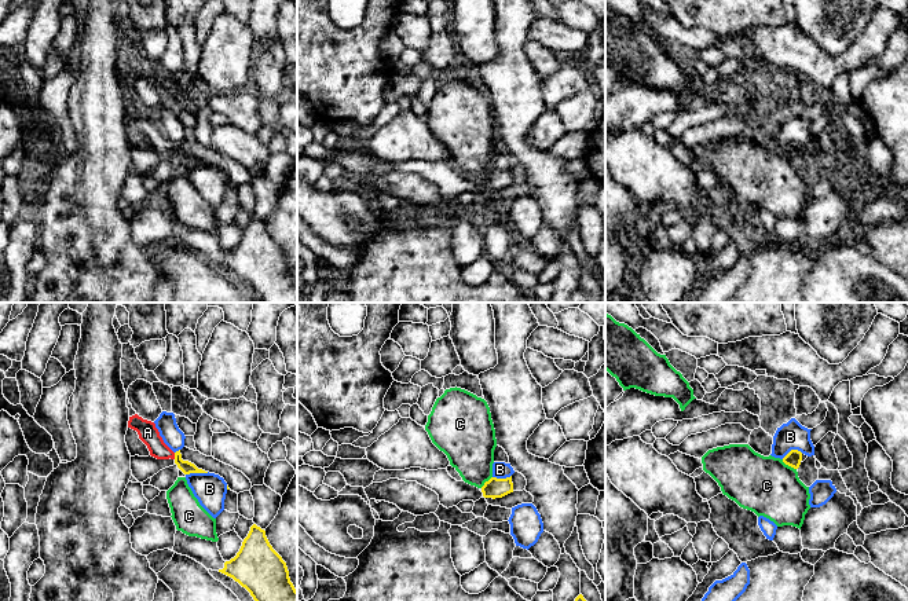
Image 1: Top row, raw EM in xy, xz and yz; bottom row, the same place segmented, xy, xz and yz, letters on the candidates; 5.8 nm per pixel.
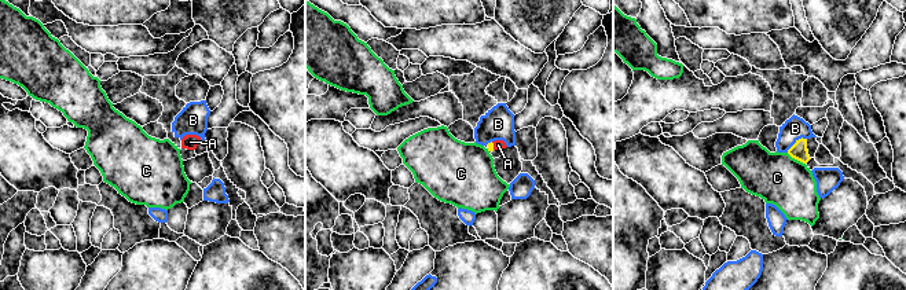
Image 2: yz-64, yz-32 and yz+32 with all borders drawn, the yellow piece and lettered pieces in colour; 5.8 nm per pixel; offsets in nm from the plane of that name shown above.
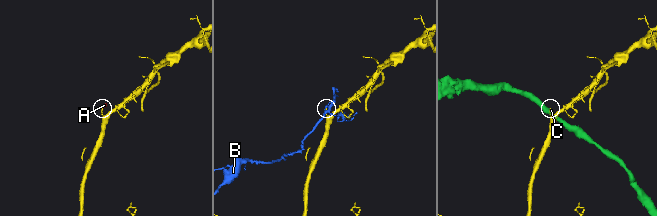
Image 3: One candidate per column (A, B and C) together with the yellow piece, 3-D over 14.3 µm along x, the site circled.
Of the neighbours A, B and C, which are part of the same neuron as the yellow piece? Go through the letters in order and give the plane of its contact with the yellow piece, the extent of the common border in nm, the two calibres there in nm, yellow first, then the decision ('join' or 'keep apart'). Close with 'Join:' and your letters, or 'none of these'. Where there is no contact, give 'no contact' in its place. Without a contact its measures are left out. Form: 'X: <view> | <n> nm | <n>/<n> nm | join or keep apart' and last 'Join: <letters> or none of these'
A: xy | 40 nm | 70/120 nm | join
B: xy | 140 nm | 70/190 nm | keep apart
C: yz | 110 nm | 90/340 nm | keep apart
Join: A

